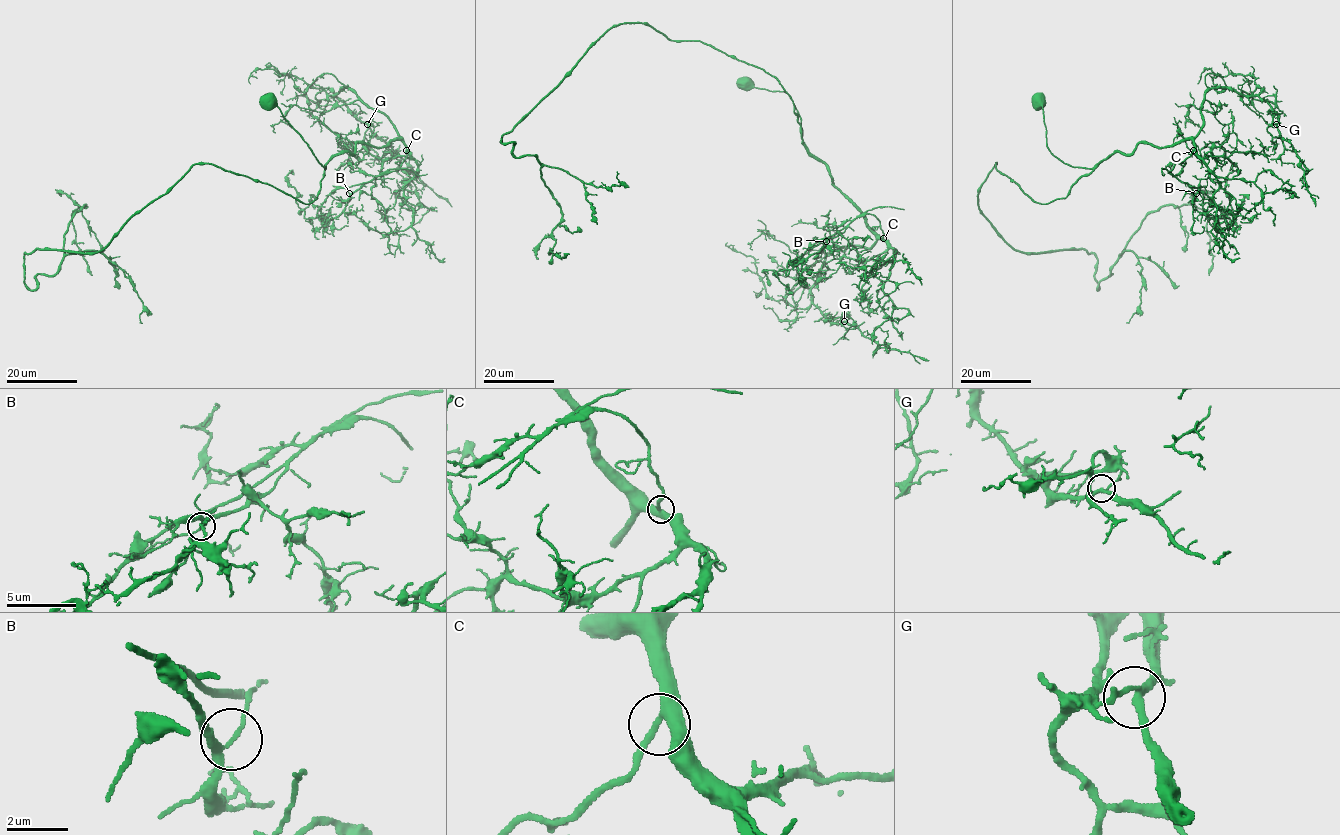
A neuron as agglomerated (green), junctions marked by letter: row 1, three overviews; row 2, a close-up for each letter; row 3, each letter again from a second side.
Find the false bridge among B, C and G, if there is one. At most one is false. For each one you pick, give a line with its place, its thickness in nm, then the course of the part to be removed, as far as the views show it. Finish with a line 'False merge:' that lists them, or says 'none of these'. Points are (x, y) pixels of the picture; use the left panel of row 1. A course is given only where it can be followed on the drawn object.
B: place (349, 193); calibre 200 nm; course (349, 193), (336, 187), (316, 216), (306, 218), (302, 210), (300, 214), (296, 190), (286, 176), (292, 173)
False merge: B

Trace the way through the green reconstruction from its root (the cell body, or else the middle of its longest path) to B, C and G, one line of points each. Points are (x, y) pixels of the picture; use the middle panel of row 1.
B: (745, 81), (788, 95), (801, 141), (865, 224), (878, 238), (883, 231), (872, 214), (861, 214), (826, 241)
C: (745, 81), (788, 95), (801, 119), (801, 141), (825, 164), (831, 181), (857, 208), (865, 224), (883, 238)
G: (745, 81), (788, 95), (801, 141), (875, 237), (870, 247), (834, 248), (811, 289), (825, 316), (844, 321)

